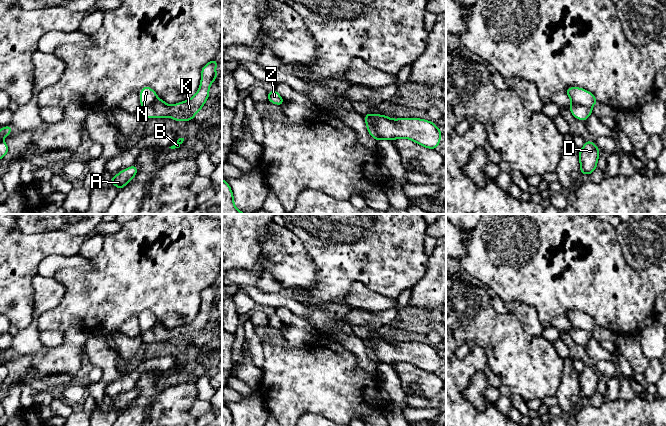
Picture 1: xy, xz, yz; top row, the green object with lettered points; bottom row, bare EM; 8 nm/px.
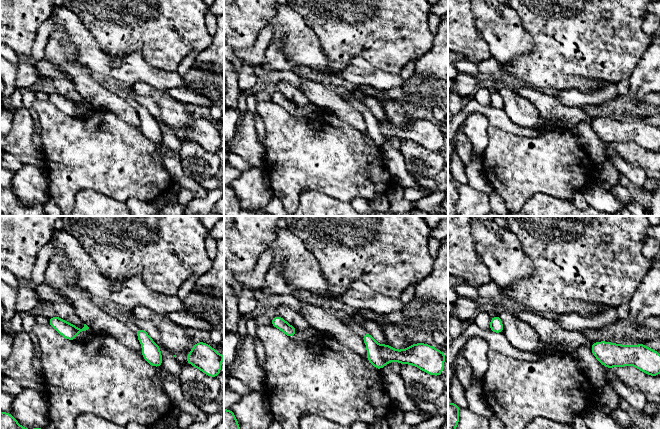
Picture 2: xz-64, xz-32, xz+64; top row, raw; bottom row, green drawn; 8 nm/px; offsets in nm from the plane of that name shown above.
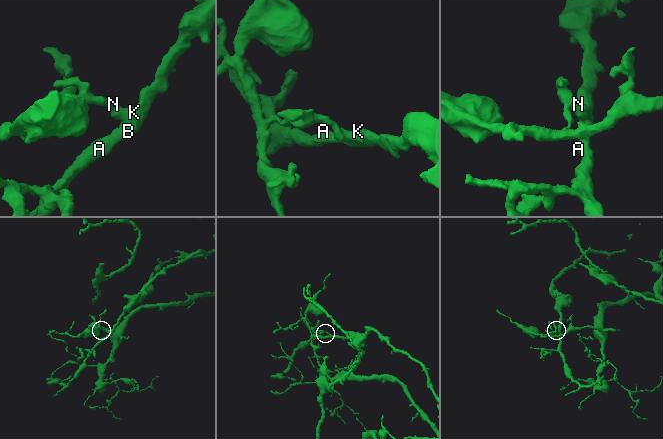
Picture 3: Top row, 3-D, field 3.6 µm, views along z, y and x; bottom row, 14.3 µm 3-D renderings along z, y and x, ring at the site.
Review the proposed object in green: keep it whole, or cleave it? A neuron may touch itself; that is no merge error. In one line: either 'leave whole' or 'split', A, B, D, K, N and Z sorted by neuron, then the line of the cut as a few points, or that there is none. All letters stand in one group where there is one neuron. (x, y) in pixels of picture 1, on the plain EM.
split; groups A B D K / N Z; cut xz (371, 338), (371, 348), (380, 363)

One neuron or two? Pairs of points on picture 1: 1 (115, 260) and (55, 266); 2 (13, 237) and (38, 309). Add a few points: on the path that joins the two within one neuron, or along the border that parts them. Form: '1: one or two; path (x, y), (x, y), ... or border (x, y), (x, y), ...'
1: two; border (95, 266), (91, 269), (68, 268)
2: two; border (37, 274), (32, 280), (32, 315), (34, 317)

